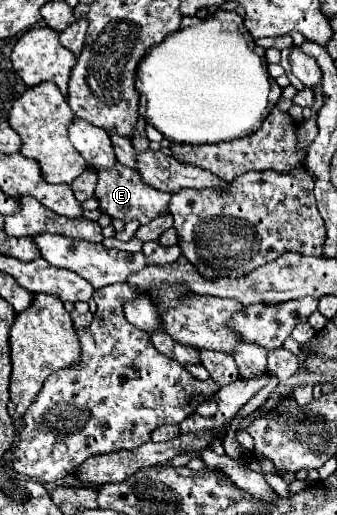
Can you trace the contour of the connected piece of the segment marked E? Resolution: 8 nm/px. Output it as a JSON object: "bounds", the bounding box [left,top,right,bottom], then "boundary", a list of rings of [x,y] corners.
{"bounds":[95,162,171,224],"boundary":[[[117,162],[115,168],[111,168],[111,170],[99,170],[97,178],[99,178],[99,182],[95,188],[95,200],[99,202],[99,210],[109,214],[111,218],[117,218],[123,222],[137,220],[139,224],[149,224],[153,218],[169,212],[167,204],[171,200],[171,194],[159,192],[159,190],[143,184],[139,174],[133,168],[127,168]]]}

